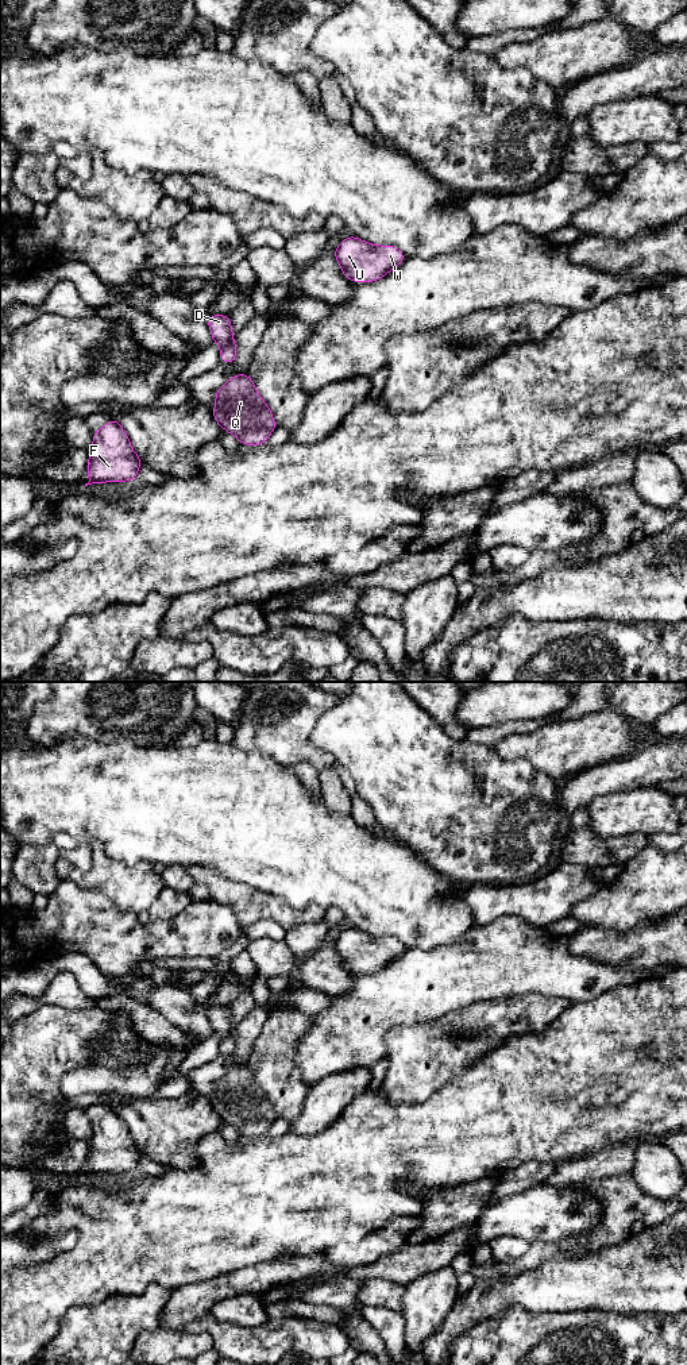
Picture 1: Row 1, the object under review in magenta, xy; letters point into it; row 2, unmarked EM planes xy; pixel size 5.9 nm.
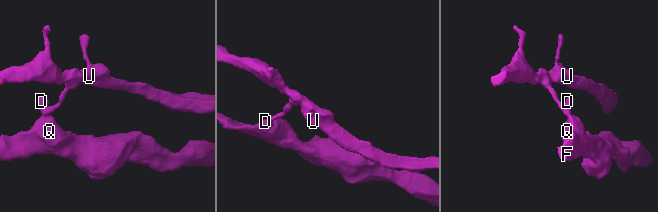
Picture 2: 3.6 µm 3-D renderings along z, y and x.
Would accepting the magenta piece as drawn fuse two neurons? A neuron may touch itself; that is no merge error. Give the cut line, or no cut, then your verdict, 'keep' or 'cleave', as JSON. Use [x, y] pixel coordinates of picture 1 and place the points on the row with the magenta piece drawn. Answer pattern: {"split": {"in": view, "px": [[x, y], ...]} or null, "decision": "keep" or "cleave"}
{"split": {"in": "xy", "px": [[232, 338], [222, 350]]}, "decision": "cleave"}

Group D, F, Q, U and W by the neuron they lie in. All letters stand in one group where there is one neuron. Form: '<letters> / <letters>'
D F Q / U W

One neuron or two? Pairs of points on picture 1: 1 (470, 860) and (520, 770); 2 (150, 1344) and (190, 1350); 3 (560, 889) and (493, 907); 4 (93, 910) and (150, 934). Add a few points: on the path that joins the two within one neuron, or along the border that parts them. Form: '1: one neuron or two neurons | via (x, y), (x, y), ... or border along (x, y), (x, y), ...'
1: one neuron | via (474, 837), (512, 799), (513, 793)
2: one neuron | via (159, 1345), (181, 1345)
3: one neuron | via (544, 901), (509, 901)
4: one neuron | via (107, 924), (118, 934), (136, 934)

